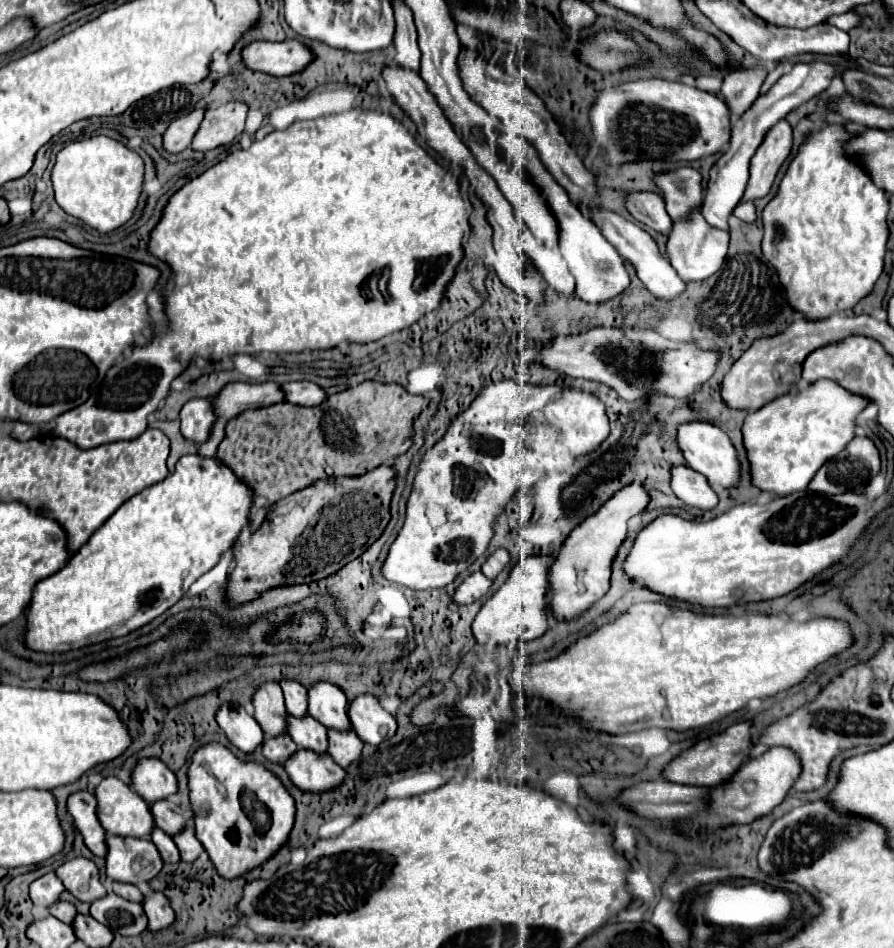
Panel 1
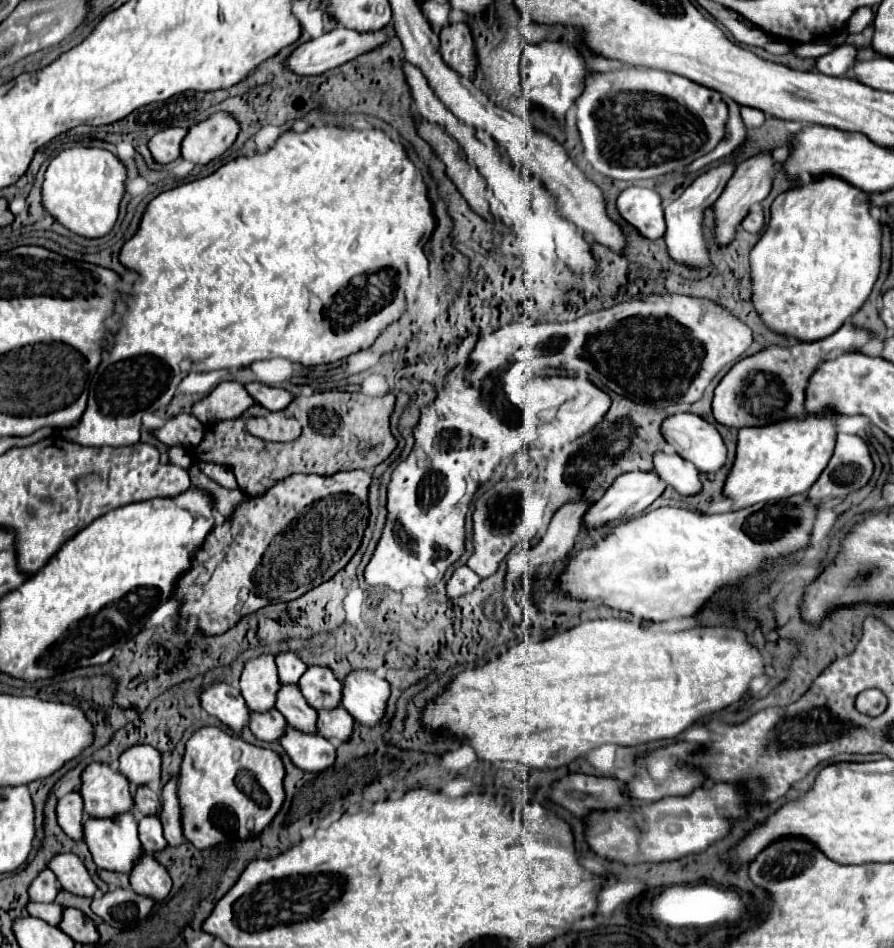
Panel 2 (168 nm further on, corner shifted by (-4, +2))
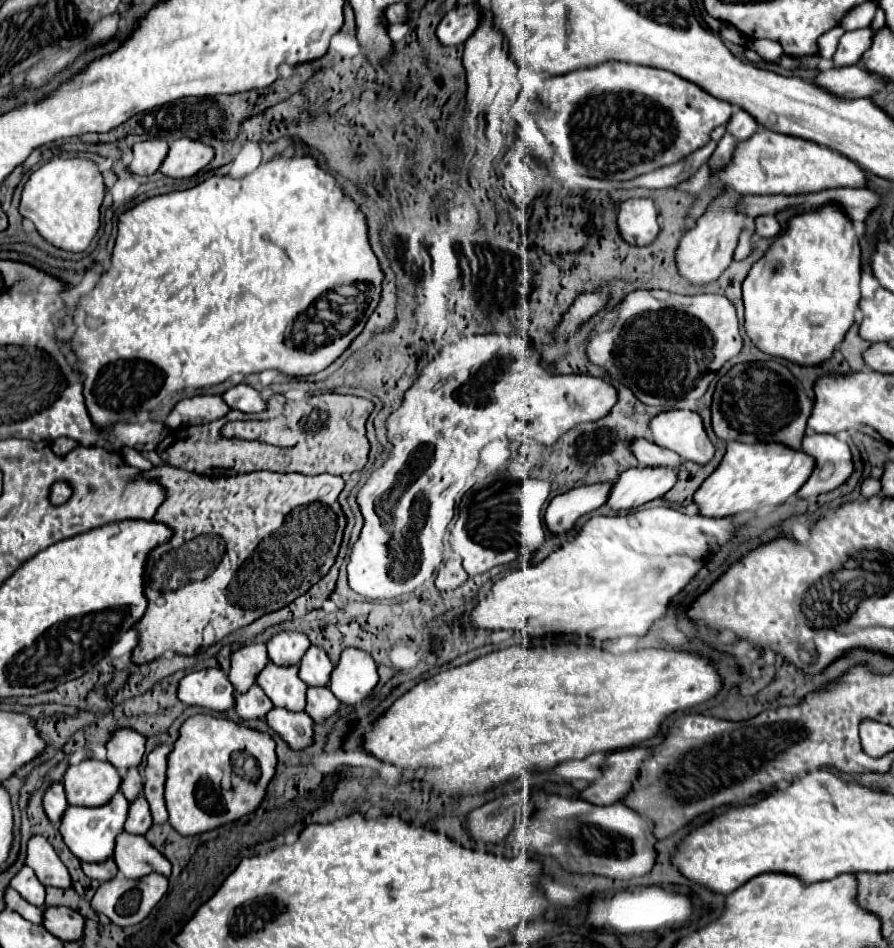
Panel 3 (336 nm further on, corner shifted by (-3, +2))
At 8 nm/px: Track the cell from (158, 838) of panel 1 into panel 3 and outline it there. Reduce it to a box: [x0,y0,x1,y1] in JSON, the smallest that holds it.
[125,794,151,836]

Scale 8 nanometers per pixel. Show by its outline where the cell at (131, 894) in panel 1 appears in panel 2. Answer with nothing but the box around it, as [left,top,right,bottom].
[98,870,128,888]

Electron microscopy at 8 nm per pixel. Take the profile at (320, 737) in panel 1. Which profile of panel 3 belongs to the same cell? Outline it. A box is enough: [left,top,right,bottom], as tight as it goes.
[257,662,307,712]

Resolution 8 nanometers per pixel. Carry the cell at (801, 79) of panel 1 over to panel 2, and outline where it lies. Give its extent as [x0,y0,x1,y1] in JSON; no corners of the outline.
[816,44,858,76]

